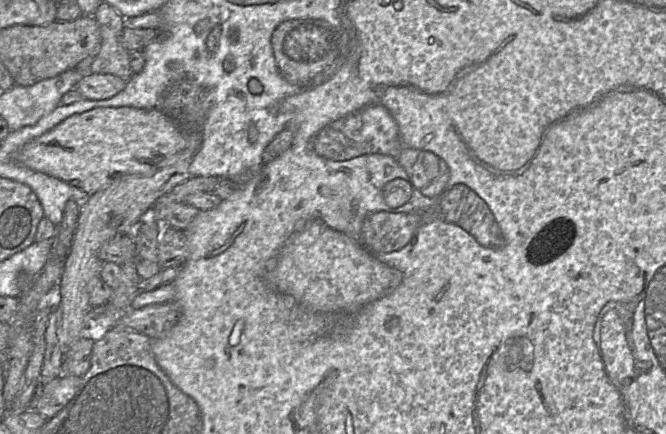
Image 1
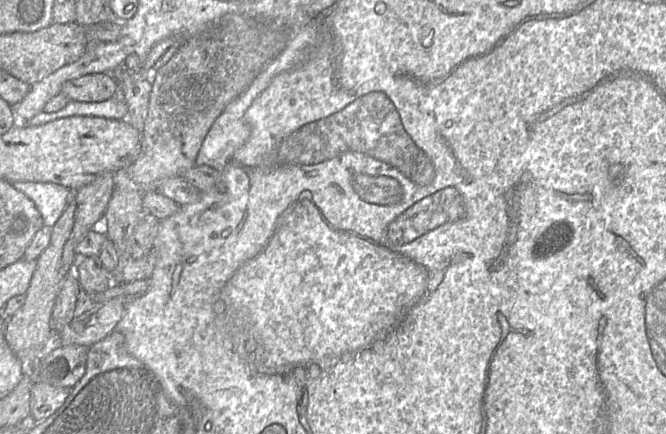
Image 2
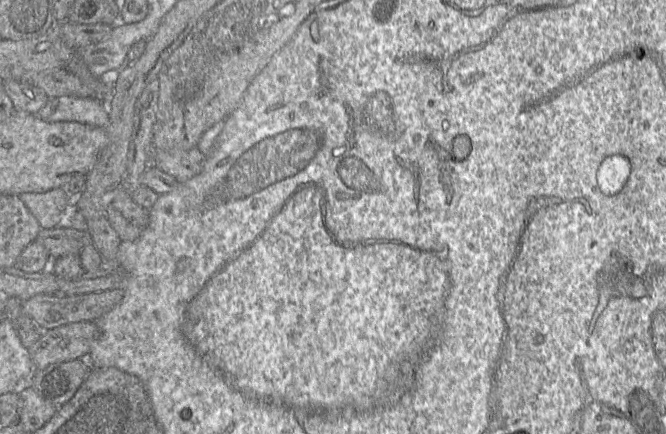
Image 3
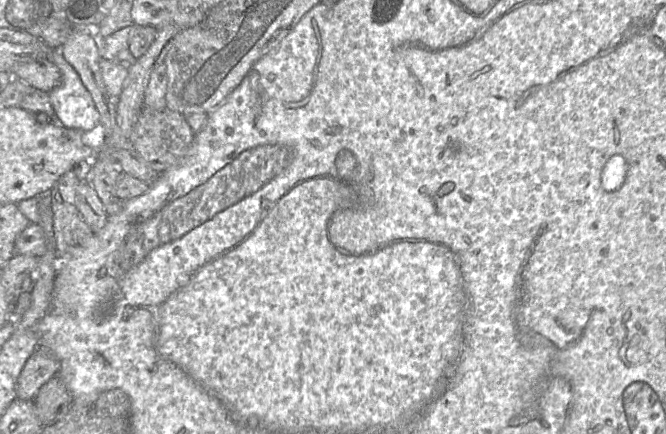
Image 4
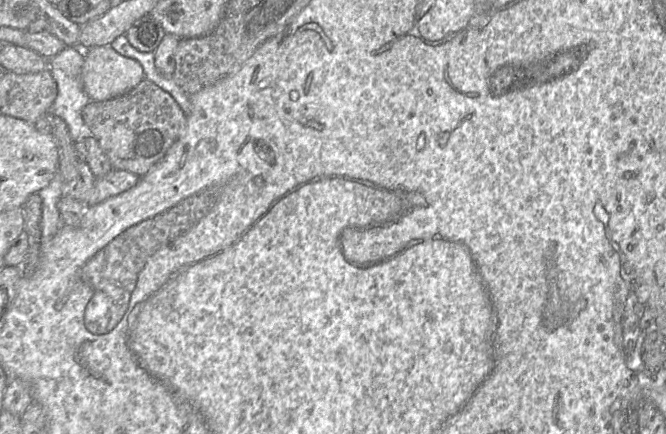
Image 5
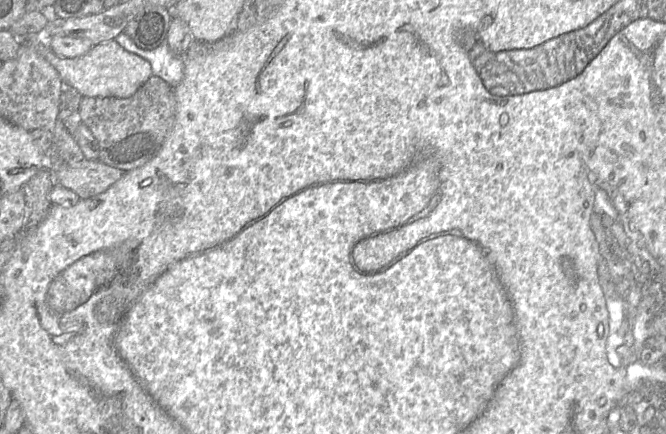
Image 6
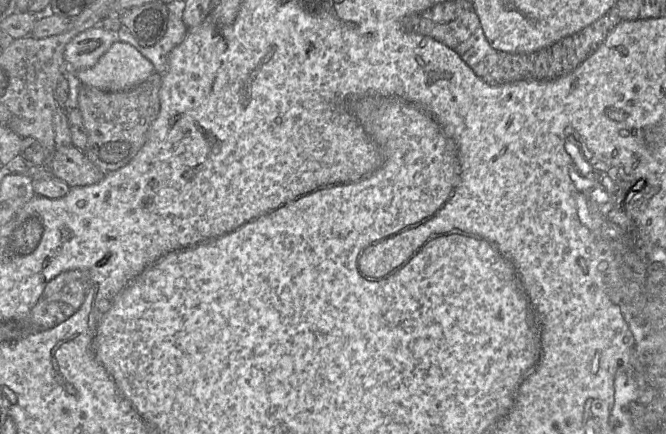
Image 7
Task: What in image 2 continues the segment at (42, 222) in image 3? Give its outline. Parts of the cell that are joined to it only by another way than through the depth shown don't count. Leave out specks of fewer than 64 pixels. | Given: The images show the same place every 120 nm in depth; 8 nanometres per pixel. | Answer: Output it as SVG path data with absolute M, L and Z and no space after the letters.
M16 181L10 182L15 189L25 194L31 199L38 211L40 212L44 225L53 227L59 220L63 211L67 207L67 197L70 189L56 183L50 182L30 182L30 181Z

